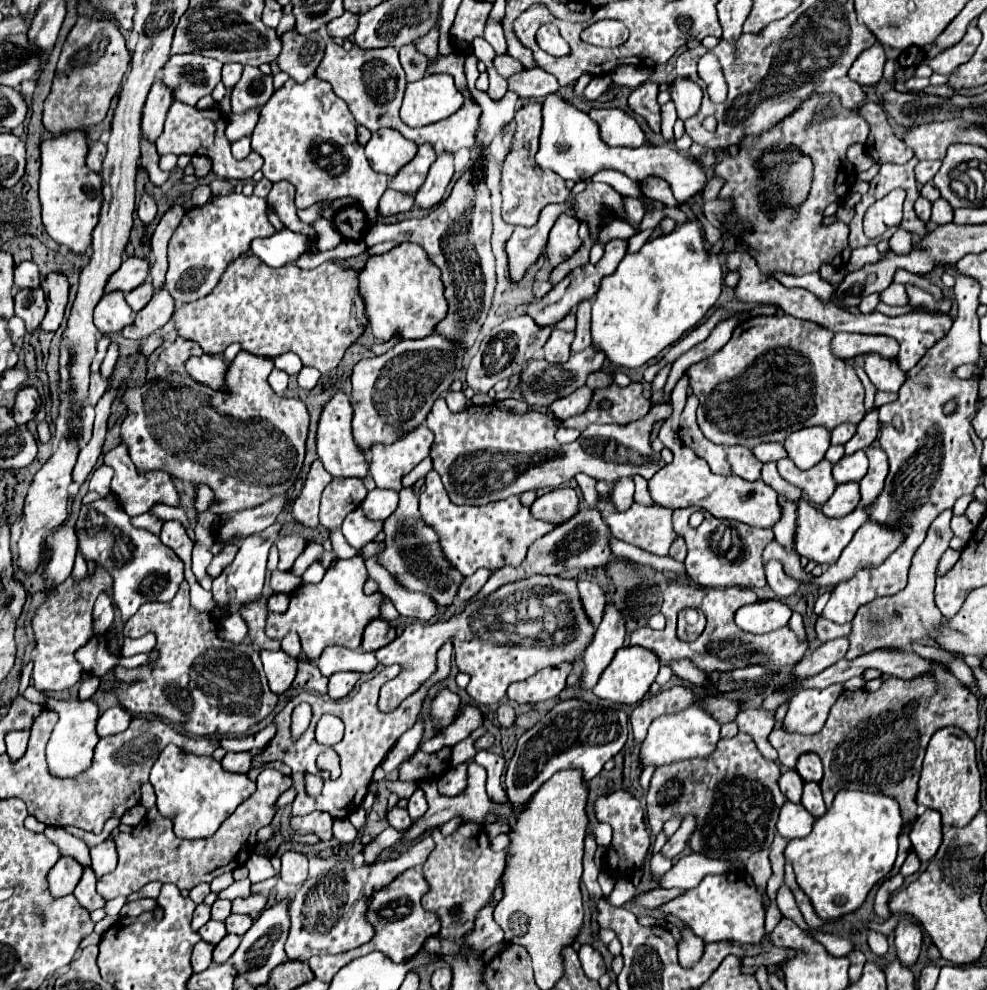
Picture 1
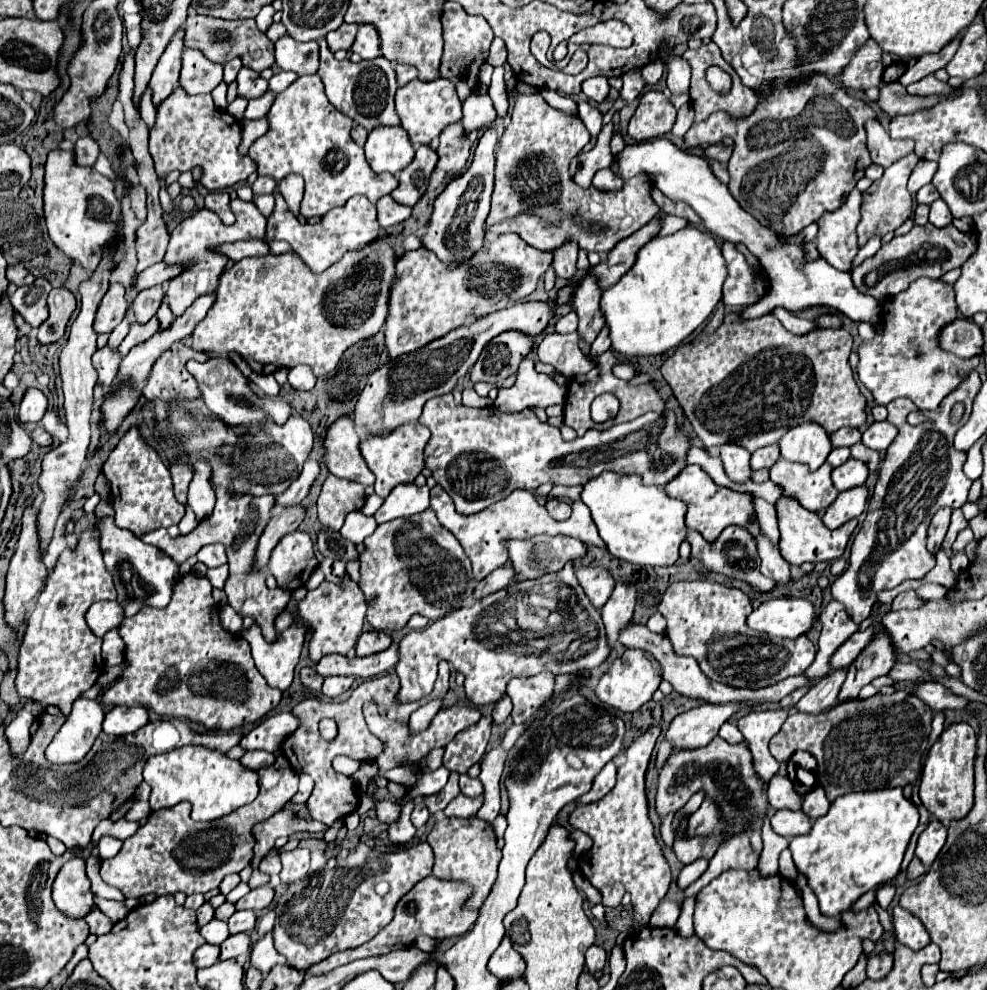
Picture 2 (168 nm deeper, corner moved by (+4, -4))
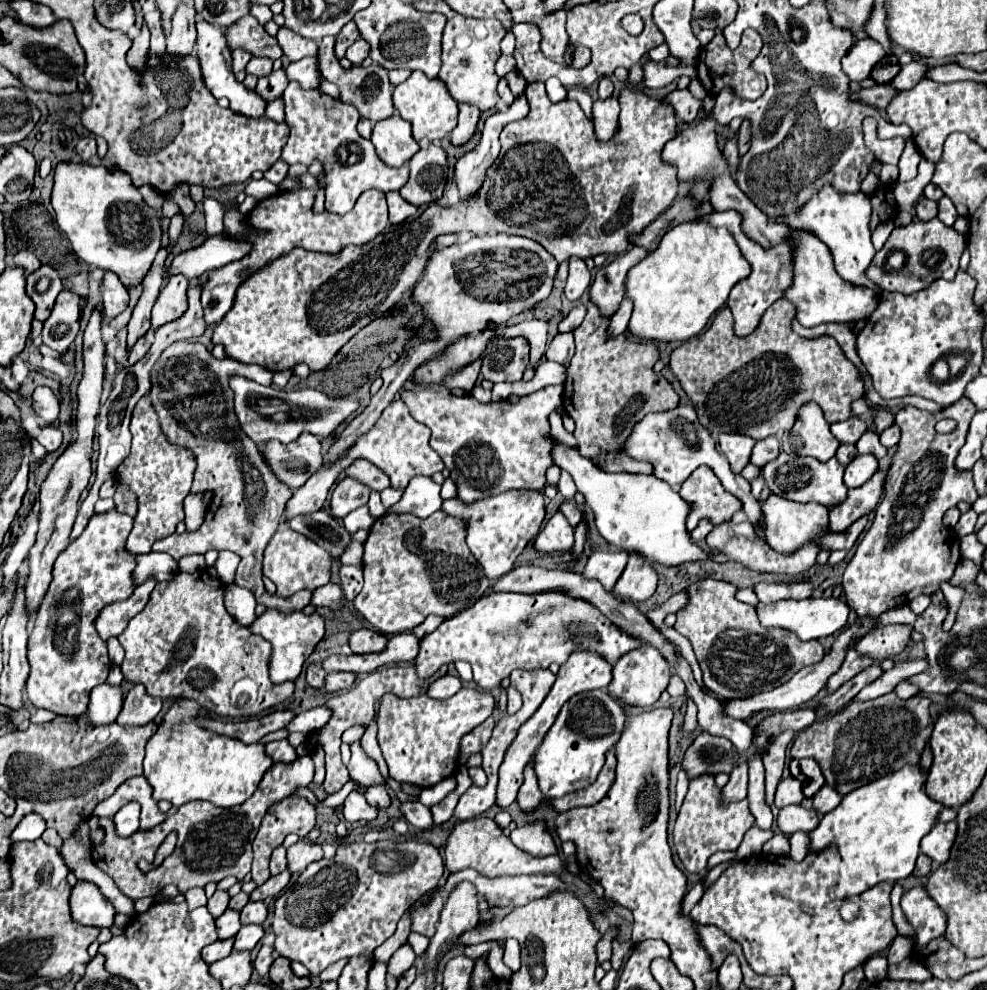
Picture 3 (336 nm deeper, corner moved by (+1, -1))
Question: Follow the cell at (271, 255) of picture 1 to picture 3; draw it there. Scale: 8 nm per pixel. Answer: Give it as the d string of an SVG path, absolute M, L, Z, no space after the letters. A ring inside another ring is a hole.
M225 234L207 238L201 246L181 252L173 258L169 266L169 276L183 274L185 278L199 278L211 270L227 266L233 260L239 260L251 252L253 244L247 240L231 240Z

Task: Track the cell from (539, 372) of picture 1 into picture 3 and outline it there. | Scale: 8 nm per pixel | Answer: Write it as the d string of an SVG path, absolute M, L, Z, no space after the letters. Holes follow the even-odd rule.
M625 298L625 300L621 302L619 310L611 316L609 330L607 330L607 334L609 334L609 336L619 336L619 334L623 334L623 332L627 330L627 322L629 322L631 310L633 310L633 304L631 304L631 300L627 300L627 298Z

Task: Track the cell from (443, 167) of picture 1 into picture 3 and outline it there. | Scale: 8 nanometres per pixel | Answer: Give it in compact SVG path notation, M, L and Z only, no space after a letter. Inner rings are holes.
M459 104L459 124L451 132L451 144L453 146L467 144L477 132L477 122L479 122L479 110L469 104Z

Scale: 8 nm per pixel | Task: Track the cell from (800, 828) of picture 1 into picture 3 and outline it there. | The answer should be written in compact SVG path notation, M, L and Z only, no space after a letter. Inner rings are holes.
M797 804L797 806L785 806L779 810L777 826L787 836L791 836L793 832L809 834L811 830L817 828L819 820L821 820L821 816L813 808Z

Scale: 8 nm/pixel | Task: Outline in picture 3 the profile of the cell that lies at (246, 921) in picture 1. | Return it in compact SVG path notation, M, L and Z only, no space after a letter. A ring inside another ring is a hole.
M249 902L241 910L241 924L263 924L267 918L267 908L263 902Z

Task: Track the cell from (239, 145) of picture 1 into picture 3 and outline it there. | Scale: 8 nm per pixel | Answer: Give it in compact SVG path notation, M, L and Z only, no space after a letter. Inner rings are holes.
M277 98L275 102L269 102L263 116L265 116L265 118L271 118L273 122L281 122L281 120L283 120L283 100Z

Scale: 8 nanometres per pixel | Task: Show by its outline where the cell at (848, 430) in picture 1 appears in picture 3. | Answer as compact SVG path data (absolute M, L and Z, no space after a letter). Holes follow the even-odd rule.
M849 418L849 420L843 420L843 422L835 422L831 424L831 432L833 436L839 440L839 442L845 442L845 444L855 444L863 432L867 430L865 422L861 418Z

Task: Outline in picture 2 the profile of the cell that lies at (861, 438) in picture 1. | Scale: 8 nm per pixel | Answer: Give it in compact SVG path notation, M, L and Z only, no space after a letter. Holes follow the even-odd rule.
M888 421L882 423L872 423L864 433L862 433L862 443L870 449L876 451L886 451L890 447L890 443L896 439L898 429L894 425L890 425Z

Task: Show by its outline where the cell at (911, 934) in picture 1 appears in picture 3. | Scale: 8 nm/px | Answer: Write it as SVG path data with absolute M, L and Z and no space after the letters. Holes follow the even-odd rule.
M917 886L905 892L901 898L901 908L907 922L911 922L915 930L915 948L923 948L933 938L943 936L945 914L931 898L927 898L927 892L923 886Z

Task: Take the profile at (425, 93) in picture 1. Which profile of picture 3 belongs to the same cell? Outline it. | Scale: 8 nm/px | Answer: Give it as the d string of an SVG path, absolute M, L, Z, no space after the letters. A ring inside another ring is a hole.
M415 70L403 84L395 86L393 90L393 104L399 110L401 118L411 122L413 126L413 138L419 140L441 140L445 138L455 126L457 126L457 102L447 94L447 86L439 82L439 78L429 80L423 72Z

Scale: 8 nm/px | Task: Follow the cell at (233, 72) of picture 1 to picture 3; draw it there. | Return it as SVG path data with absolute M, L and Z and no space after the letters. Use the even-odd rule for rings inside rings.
M235 50L235 54L233 54L233 72L245 70L245 66L247 66L247 62L249 62L251 58L253 58L253 56L251 56L249 52L245 52L245 50Z

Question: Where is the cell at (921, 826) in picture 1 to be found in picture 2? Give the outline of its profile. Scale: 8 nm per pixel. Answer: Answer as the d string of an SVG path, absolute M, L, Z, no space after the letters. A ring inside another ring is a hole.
M932 819L930 825L928 825L928 829L920 835L918 845L916 845L916 857L926 867L932 865L932 861L936 859L936 855L944 847L944 843L946 843L946 831L948 831L948 827L944 823L940 823L938 819Z

